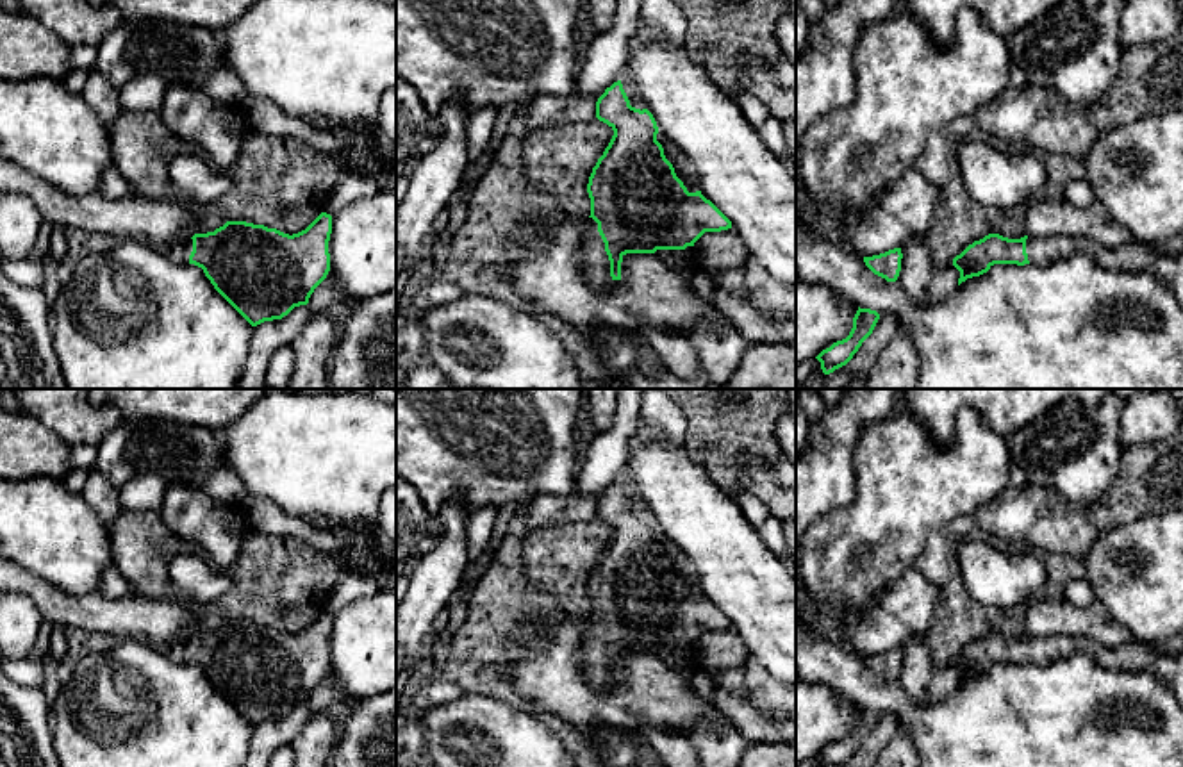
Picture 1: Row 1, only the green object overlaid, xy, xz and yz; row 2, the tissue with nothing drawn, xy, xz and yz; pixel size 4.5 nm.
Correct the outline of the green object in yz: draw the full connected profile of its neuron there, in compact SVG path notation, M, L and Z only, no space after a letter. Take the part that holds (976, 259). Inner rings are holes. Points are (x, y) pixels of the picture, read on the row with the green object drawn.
M989 234L969 244L953 259L960 271L958 285L967 278L987 273L994 264L1037 264L1047 266L1074 255L1088 255L1101 268L1138 273L1147 271L1158 257L1149 244L1137 241L1122 248L1104 248L1087 237L1053 235L1053 237L1021 237L1008 239L999 234Z

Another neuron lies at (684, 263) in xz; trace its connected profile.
M687 246L685 250L657 250L655 255L673 268L692 291L692 278L701 273L694 246Z

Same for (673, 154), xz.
M660 132L657 134L657 141L662 144L666 159L673 164L676 177L683 182L687 191L699 191L698 180L692 173L692 166L683 152L674 143L666 139Z

